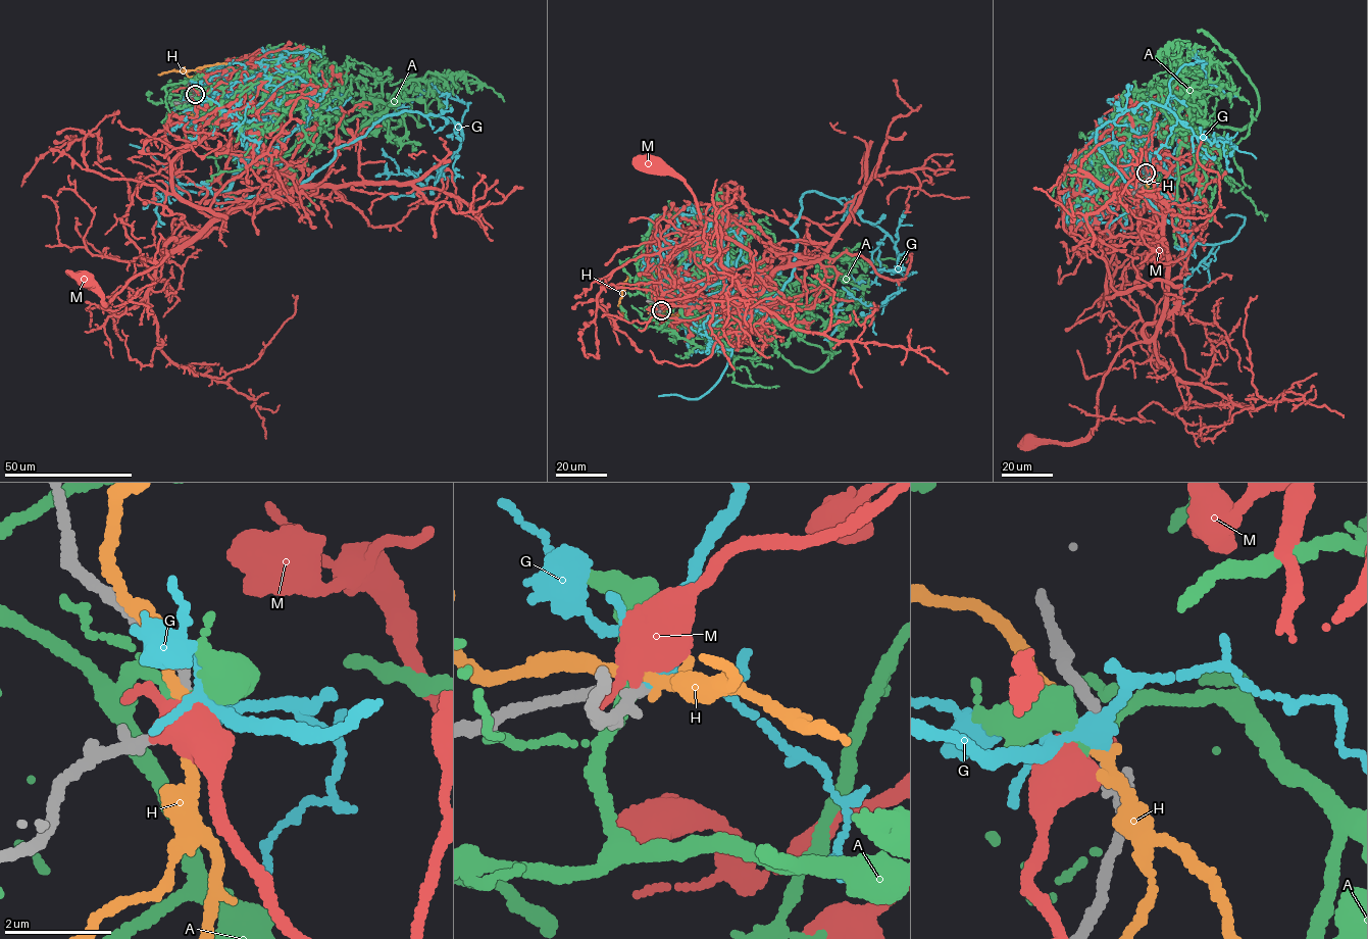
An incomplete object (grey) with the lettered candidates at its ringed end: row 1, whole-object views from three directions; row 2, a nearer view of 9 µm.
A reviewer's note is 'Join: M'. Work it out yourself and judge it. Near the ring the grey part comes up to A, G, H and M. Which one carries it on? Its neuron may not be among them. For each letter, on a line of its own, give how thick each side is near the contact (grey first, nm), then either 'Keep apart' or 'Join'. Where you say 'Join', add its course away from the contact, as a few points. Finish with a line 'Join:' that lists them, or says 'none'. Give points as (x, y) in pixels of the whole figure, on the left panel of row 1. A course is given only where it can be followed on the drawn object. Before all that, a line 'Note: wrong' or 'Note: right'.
Note: wrong
A: Thickness 180 nm (grey) against 280 nm. Keep apart
G: Thickness 180 nm (grey) against 300 nm. Join. Its course: (194, 95), (260, 116), (238, 198), (286, 194), (403, 111), (462, 135), (470, 102), (435, 88), (370, 114)
H: Thickness 180 nm (grey) against 200 nm. Keep apart
M: Thickness 200 nm (grey) against 460 nm. Keep apart
Join: G

